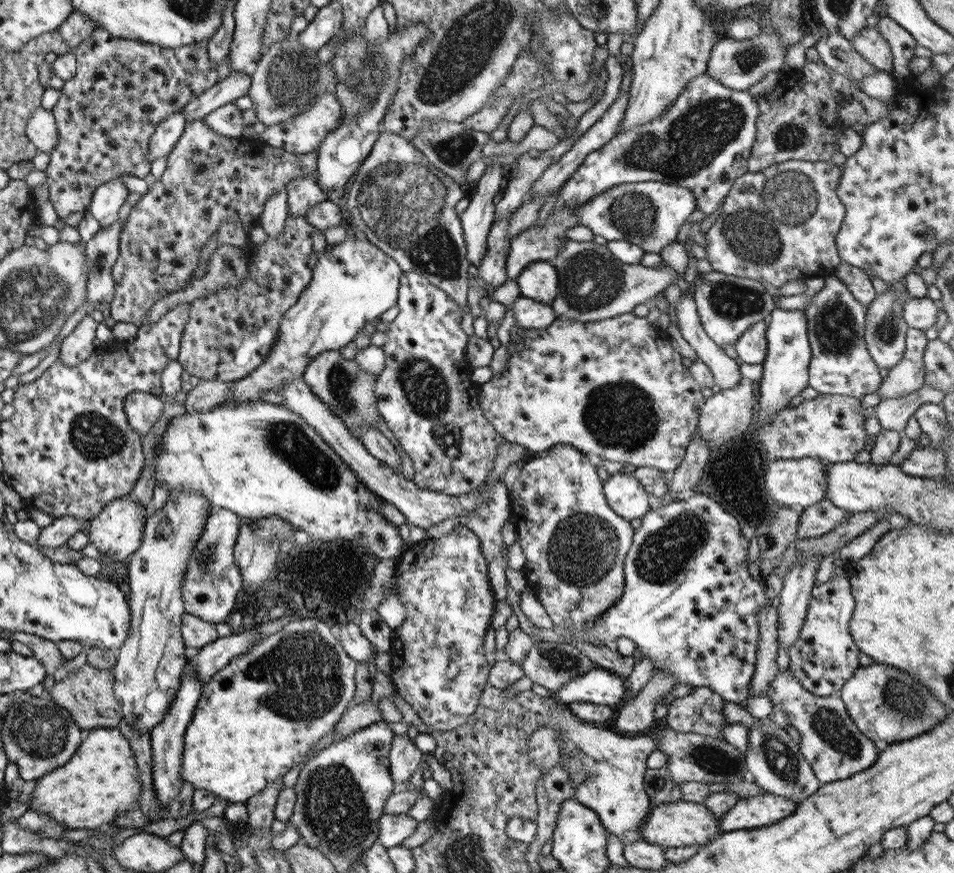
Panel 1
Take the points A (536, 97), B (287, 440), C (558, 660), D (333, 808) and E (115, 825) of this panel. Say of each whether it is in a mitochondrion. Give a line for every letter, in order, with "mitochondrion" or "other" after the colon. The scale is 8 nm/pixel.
A: other
B: mitochondrion
C: mitochondrion
D: mitochondrion
E: other

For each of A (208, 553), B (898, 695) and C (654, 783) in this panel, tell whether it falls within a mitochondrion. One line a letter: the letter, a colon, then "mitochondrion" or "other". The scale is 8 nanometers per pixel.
A: mitochondrion
B: mitochondrion
C: other

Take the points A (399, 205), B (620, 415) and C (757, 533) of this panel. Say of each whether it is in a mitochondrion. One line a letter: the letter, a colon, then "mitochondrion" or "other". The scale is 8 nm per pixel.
A: mitochondrion
B: mitochondrion
C: other

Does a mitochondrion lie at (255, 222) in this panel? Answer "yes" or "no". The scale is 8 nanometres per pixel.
no

